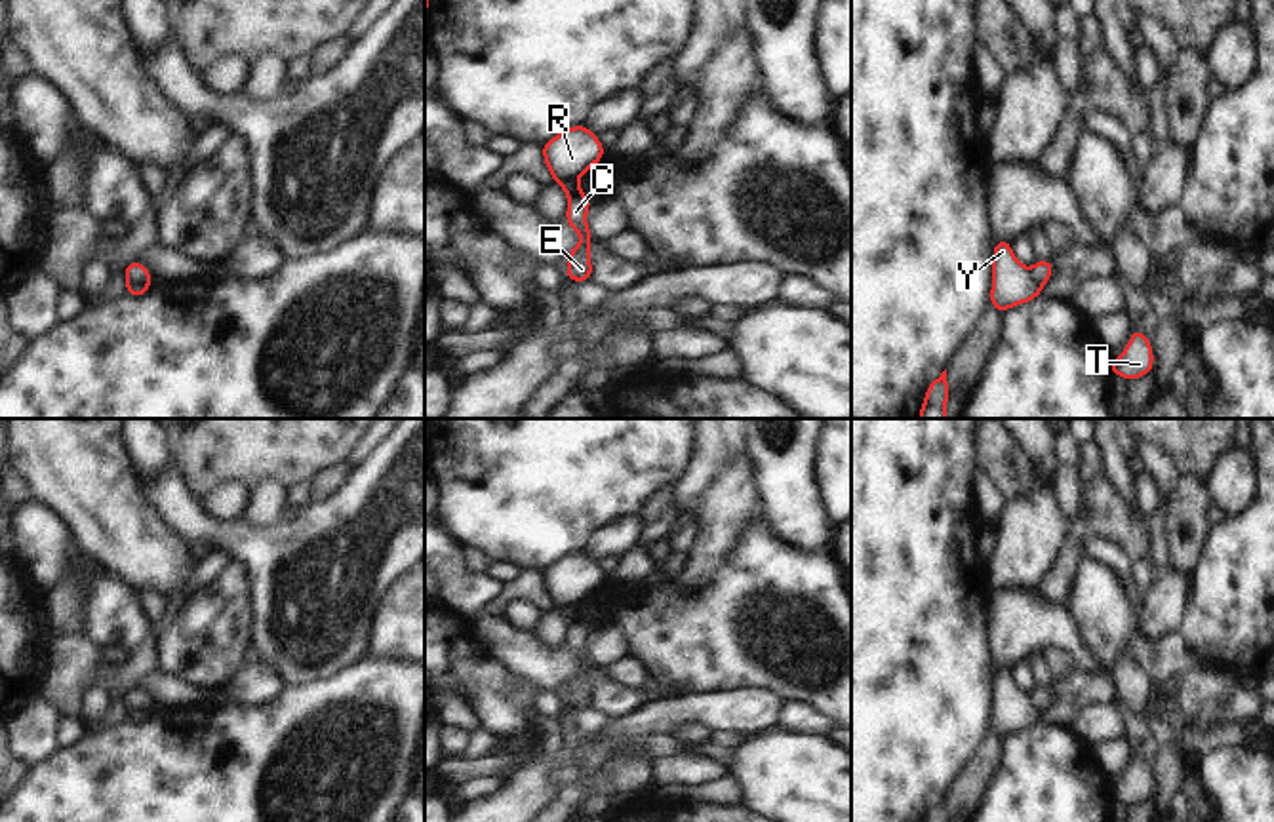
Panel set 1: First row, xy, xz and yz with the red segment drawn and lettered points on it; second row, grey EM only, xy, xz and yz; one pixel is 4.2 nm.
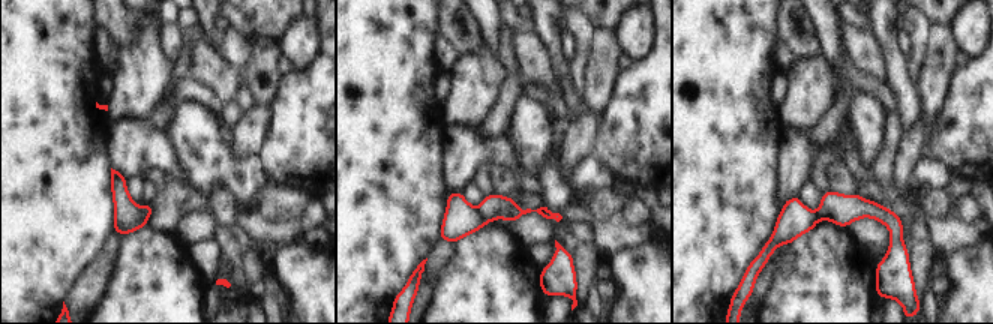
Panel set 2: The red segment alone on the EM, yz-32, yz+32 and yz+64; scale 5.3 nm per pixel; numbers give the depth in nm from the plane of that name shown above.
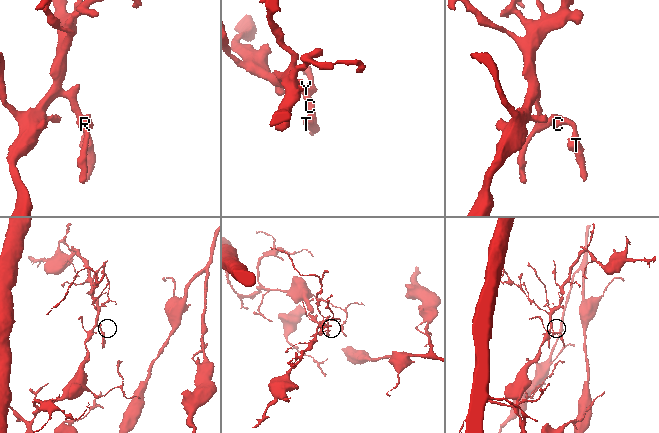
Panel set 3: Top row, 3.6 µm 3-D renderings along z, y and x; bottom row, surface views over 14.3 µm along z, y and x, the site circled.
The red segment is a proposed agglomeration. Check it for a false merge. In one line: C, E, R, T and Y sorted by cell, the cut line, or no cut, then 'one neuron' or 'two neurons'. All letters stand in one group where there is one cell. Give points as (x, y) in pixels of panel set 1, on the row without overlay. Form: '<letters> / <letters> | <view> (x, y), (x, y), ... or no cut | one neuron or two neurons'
C E T / R Y | xy (128, 706), (149, 710) | two neurons

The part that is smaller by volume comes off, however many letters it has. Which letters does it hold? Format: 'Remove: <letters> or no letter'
Remove: C, E, T

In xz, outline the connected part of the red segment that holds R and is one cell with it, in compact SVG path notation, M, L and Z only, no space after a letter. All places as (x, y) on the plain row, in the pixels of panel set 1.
M573 552L543 571L545 590L554 605L577 605L602 586L606 575L587 552Z

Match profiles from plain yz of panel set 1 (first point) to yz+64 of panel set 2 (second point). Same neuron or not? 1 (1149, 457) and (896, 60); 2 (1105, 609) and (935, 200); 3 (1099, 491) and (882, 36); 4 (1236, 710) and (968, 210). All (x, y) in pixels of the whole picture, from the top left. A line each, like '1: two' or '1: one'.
1: two
2: two
3: two
4: one

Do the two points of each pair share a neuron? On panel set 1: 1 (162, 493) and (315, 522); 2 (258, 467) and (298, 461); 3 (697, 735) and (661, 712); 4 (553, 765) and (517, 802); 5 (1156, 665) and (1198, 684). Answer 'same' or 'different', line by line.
1: same
2: same
3: different
4: same
5: different

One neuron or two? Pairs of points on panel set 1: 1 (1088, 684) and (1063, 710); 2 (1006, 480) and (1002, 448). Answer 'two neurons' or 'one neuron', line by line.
1: one neuron
2: one neuron

